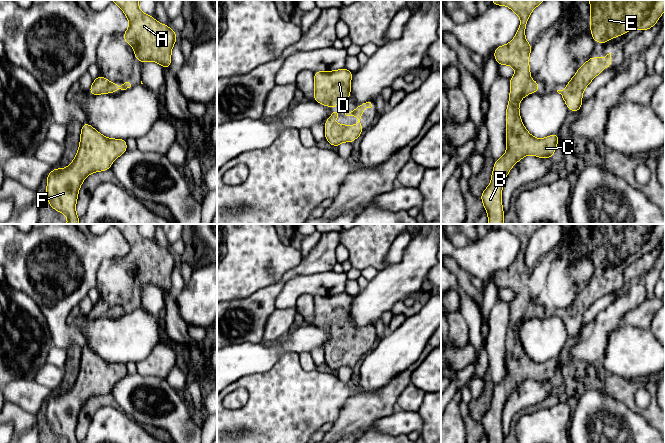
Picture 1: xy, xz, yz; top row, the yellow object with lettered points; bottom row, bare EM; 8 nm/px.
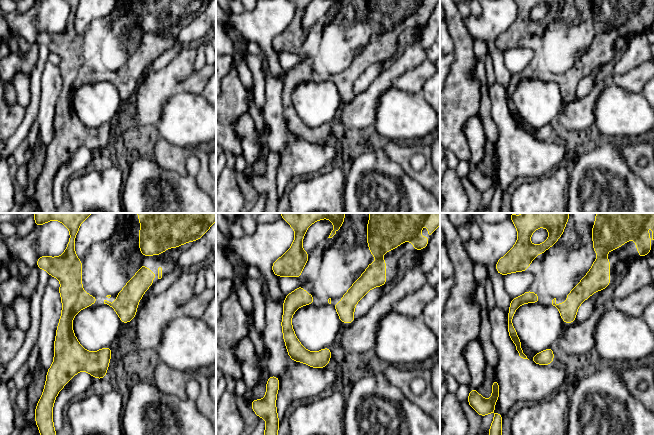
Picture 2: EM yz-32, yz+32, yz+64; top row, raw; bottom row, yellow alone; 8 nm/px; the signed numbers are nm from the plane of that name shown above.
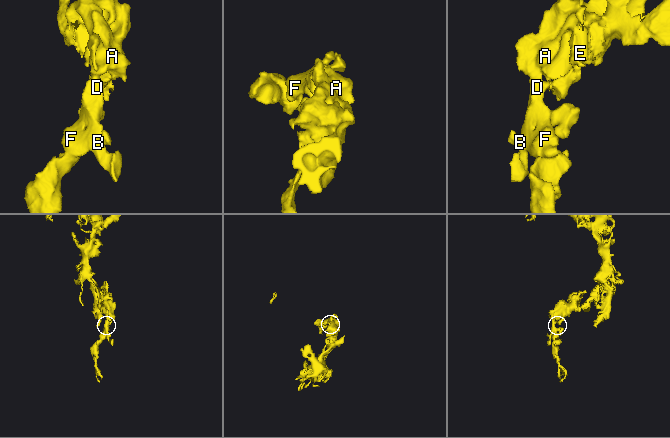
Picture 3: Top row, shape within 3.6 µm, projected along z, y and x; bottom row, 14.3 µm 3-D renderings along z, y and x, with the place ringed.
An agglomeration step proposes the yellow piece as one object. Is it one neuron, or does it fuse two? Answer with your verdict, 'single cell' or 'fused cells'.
single cell

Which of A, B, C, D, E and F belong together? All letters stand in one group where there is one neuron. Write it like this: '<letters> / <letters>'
A B C D E F

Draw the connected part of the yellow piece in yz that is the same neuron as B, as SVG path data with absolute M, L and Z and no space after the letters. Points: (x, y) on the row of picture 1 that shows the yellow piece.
M491 0L494 5L505 5L512 9L521 19L519 28L512 41L494 50L494 57L499 65L510 65L516 70L511 77L509 104L506 108L506 153L495 161L491 183L482 192L481 200L488 213L488 224L504 224L501 193L503 183L514 164L526 155L539 158L552 158L559 141L559 134L543 139L533 137L524 127L519 103L530 93L540 89L538 82L530 79L528 57L532 45L525 39L528 18L538 5L545 0Z

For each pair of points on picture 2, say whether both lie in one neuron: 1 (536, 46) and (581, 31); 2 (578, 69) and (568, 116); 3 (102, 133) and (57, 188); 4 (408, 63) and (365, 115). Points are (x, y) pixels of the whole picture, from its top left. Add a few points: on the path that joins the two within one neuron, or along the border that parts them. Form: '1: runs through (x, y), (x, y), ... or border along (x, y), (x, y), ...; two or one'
1: runs through (547, 42), (570, 42); one
2: border along (575, 100), (566, 104); two
3: border along (97, 154), (80, 146), (67, 159); two
4: runs through (394, 71), (367, 101); one

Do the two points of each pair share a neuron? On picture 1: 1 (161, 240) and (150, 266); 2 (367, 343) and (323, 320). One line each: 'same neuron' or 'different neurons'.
1: different neurons
2: same neuron

